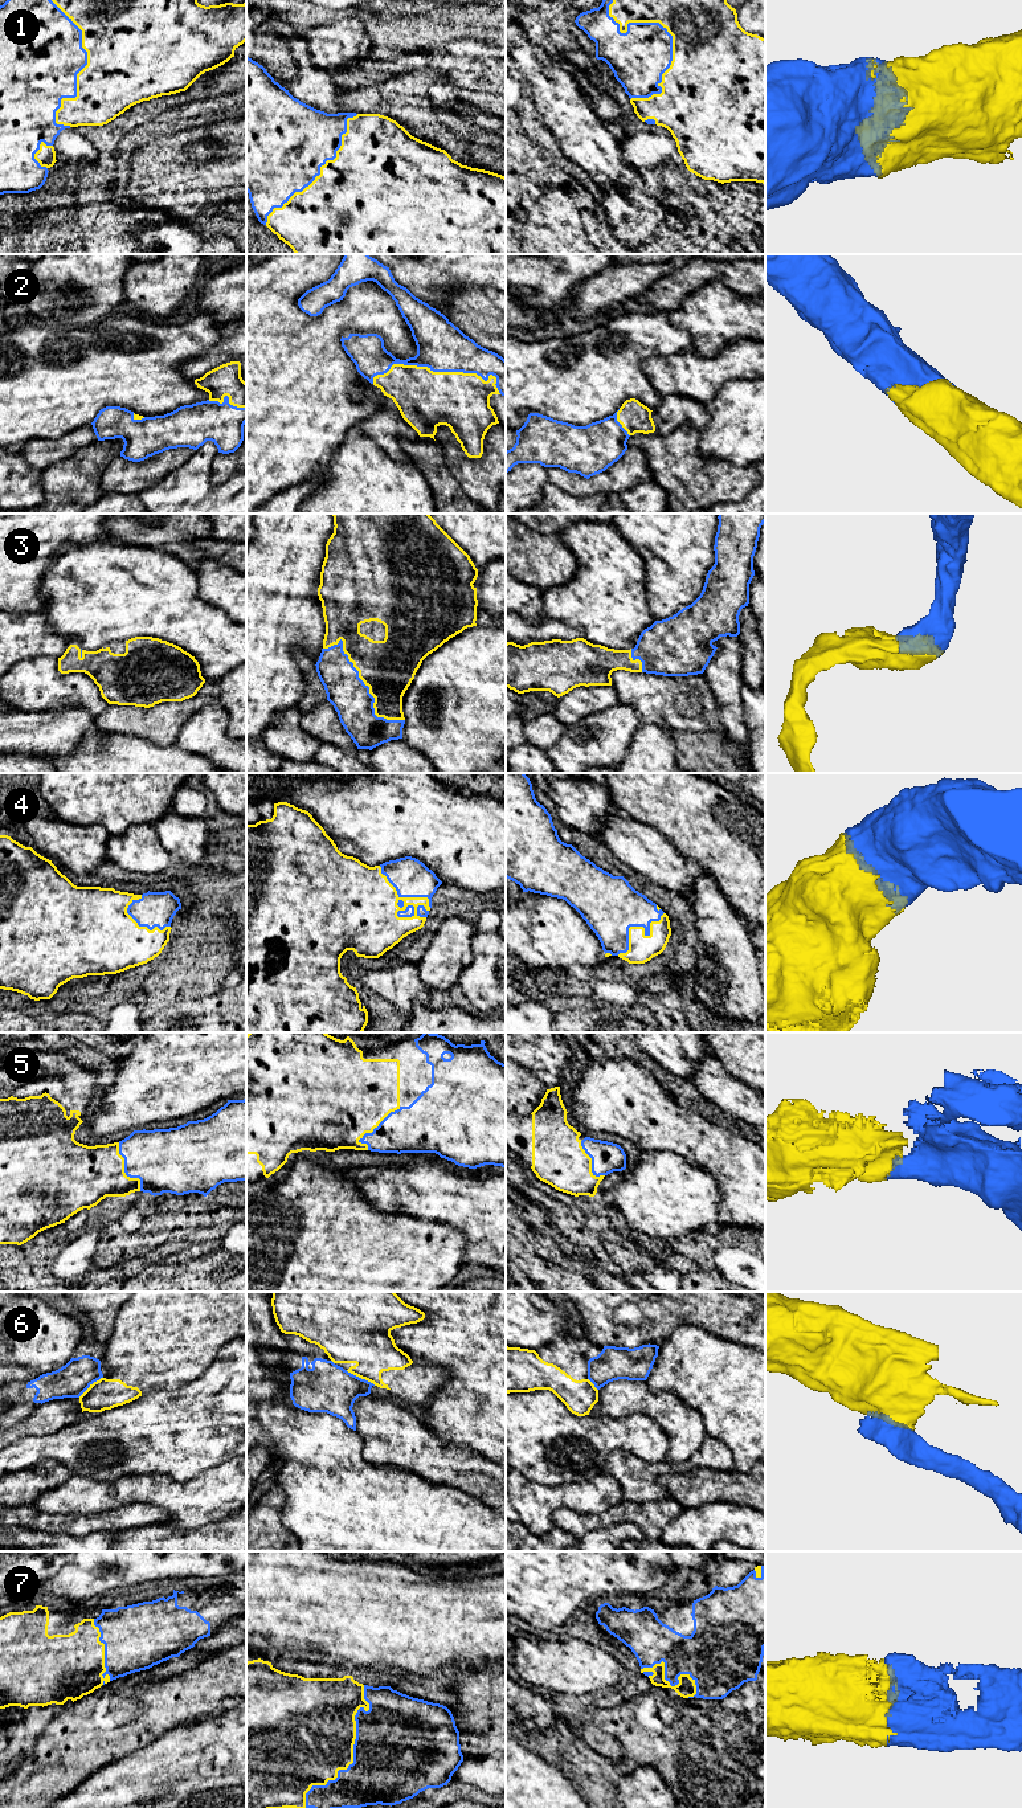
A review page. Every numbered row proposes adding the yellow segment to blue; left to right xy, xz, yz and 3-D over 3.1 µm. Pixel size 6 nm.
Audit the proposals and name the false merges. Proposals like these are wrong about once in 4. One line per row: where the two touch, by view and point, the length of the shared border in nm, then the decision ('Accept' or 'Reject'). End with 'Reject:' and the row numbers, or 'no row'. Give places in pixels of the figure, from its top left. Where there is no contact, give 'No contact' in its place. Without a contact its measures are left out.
1: Touches blue at yz (658, 23). Shared border 650 nm. Accept
2: Touches blue at xz (441, 371). Shared border 800 nm. Accept
3: Touches blue at xz (363, 683). Shared border 650 nm. Accept
4: Touches blue at xz (399, 896). Shared border 420 nm. Accept
5: Touches blue at xz (379, 1124). Shared border 340 nm. Accept
6: Touches blue at xz (360, 1378). Shared border 200 nm. Reject
7: Touches blue at xz (354, 1751). Shared border 800 nm. Accept
Reject: 6

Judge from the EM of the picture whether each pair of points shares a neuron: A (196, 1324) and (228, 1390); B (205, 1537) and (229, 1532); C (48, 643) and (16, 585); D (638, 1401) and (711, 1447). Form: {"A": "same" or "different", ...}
{"A": "different", "B": "same", "C": "different", "D": "different"}

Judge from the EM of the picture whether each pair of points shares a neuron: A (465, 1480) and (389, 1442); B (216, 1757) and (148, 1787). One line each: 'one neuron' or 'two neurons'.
A: one neuron
B: one neuron

